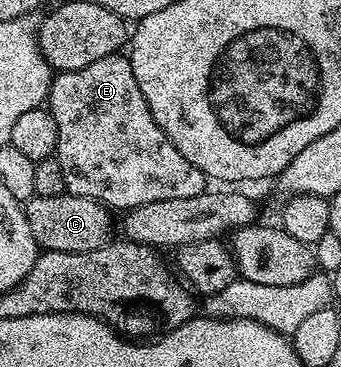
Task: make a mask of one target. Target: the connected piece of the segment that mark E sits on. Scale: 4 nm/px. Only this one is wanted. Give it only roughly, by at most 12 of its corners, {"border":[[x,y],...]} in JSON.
{"border":[[126,55],[55,72],[67,191],[111,210],[208,191]]}

